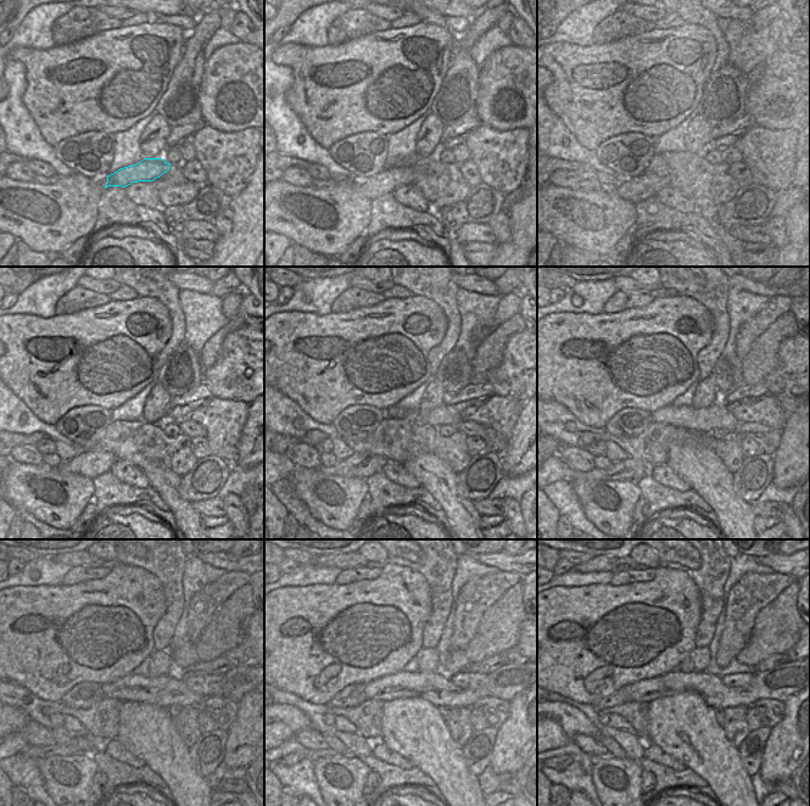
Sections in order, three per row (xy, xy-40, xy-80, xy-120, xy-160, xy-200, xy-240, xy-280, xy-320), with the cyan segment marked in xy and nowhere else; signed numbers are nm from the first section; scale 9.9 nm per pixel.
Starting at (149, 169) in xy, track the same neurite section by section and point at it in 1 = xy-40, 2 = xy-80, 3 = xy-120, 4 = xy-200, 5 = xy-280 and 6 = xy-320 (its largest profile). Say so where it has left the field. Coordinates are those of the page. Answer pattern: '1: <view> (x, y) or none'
1: xy-40 (389, 179)
2: xy-80 (638, 189)
3: xy-120 (90, 464)
4: xy-200 (629, 470)
5: xy-280 (292, 759)
6: xy-320 (562, 762)

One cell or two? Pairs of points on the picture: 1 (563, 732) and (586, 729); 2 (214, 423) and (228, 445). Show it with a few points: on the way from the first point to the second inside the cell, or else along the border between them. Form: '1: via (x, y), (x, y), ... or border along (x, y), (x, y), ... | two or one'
1: via (569, 728), (580, 728) | one
2: via (219, 427), (223, 431), (223, 440) | one

